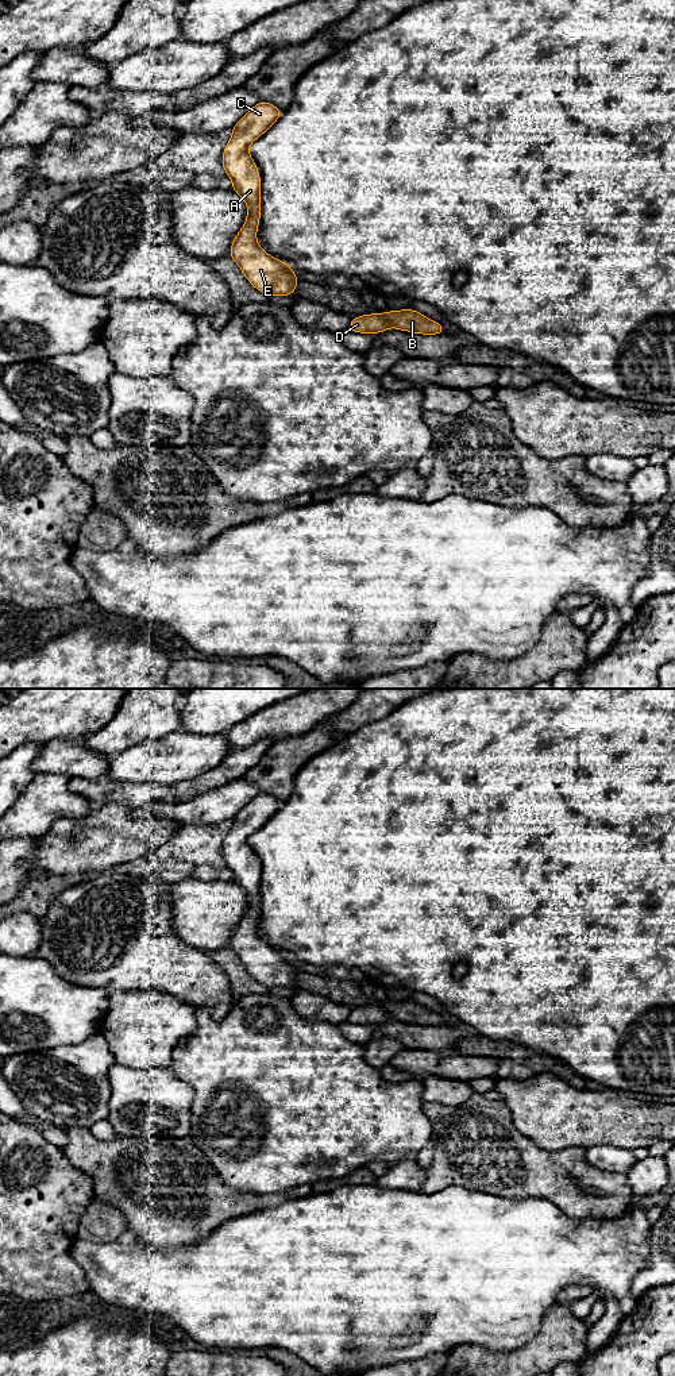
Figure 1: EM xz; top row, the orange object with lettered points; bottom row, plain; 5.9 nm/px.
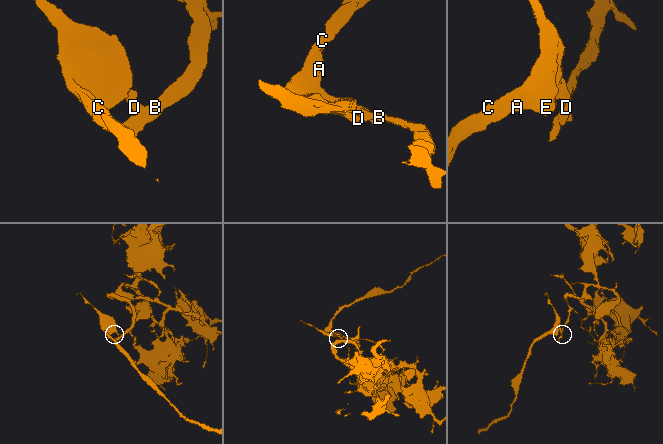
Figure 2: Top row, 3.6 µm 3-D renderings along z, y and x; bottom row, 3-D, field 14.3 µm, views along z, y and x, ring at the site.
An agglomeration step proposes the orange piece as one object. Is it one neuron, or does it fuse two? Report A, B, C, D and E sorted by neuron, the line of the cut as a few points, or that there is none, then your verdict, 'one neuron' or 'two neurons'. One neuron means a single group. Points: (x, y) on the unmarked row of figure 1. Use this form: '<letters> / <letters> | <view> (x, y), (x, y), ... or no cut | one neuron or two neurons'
A C D E / B | xz (381, 1005), (392, 1017) | two neurons

